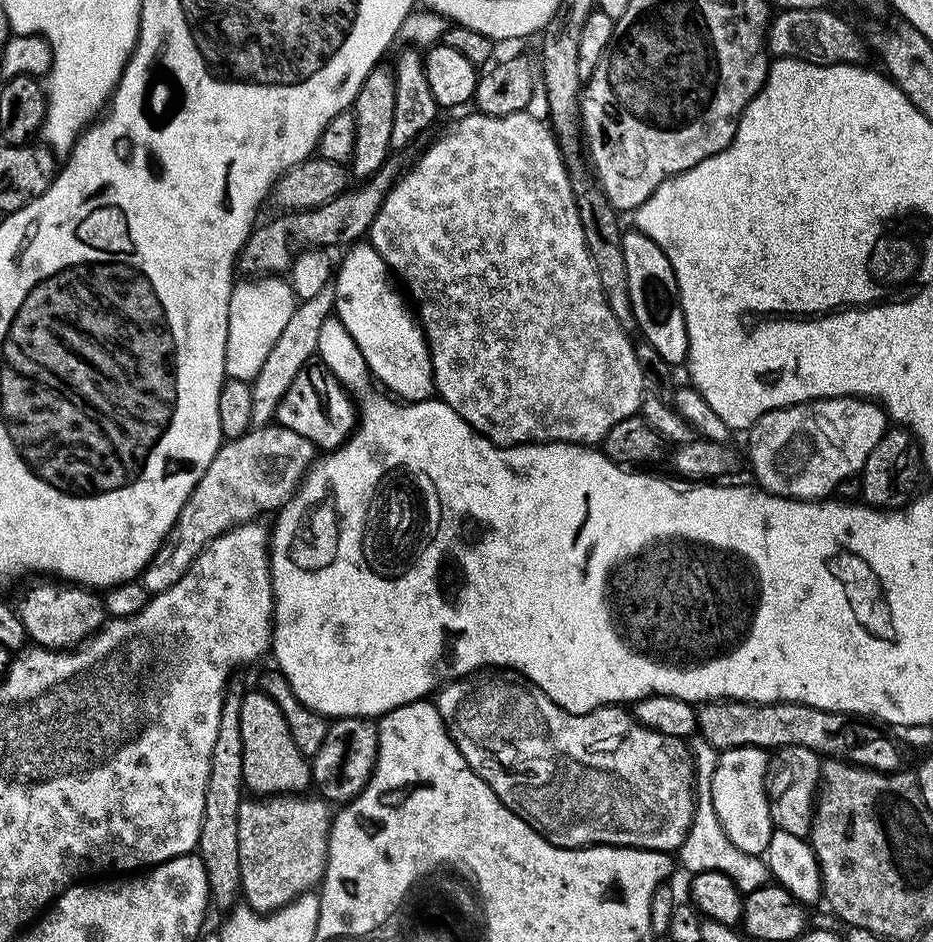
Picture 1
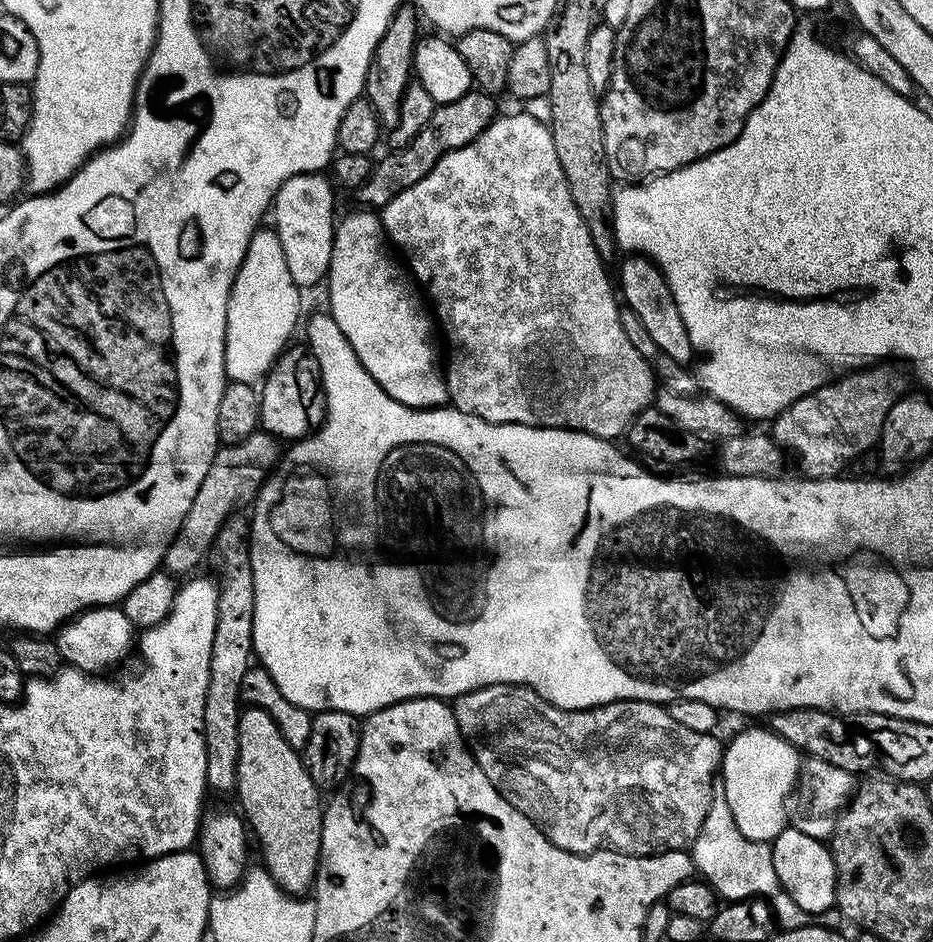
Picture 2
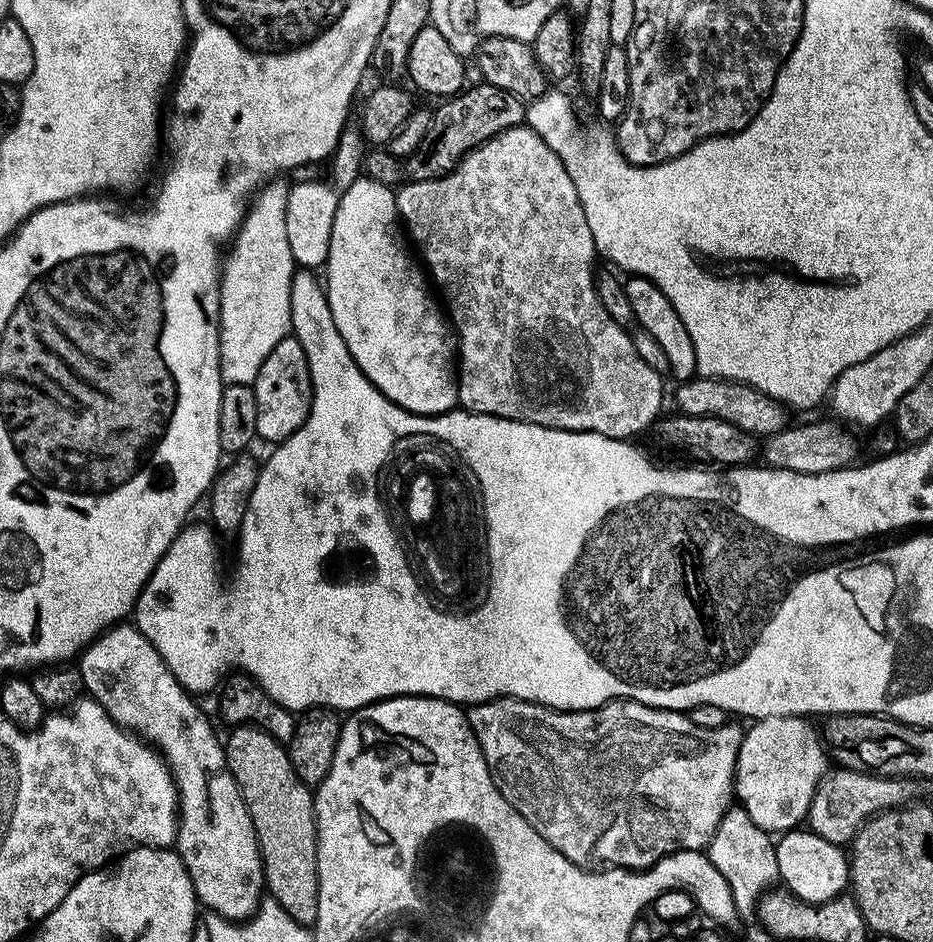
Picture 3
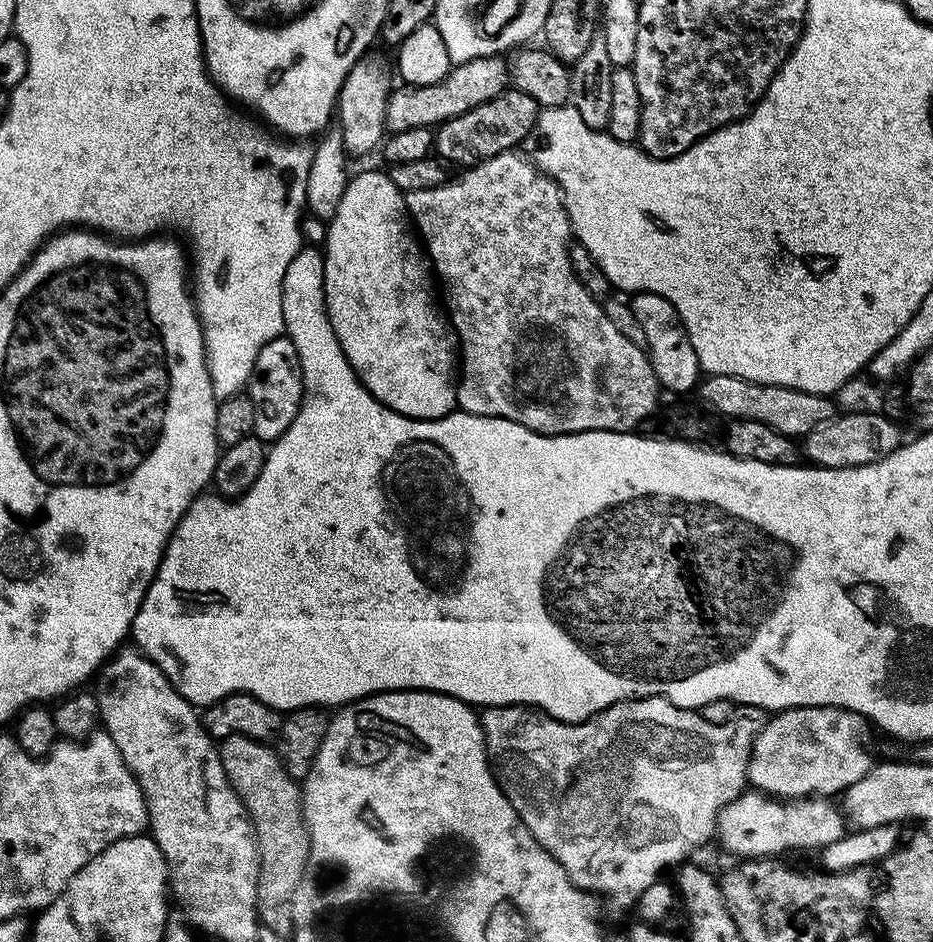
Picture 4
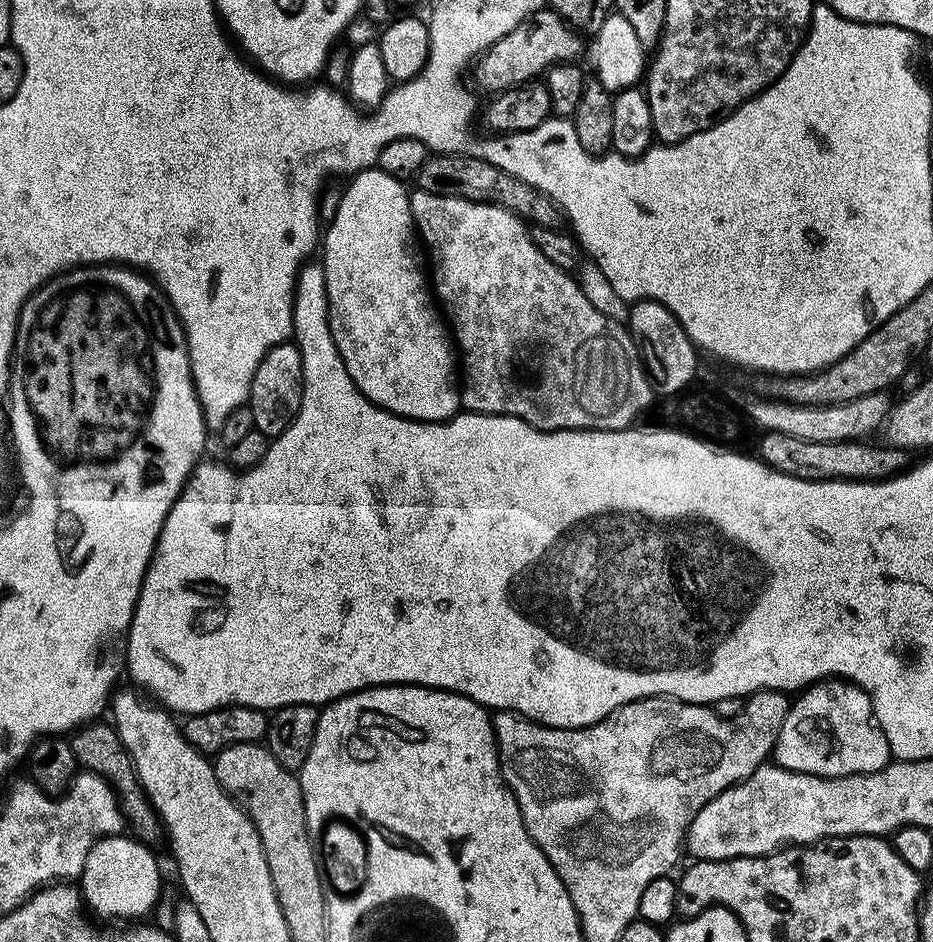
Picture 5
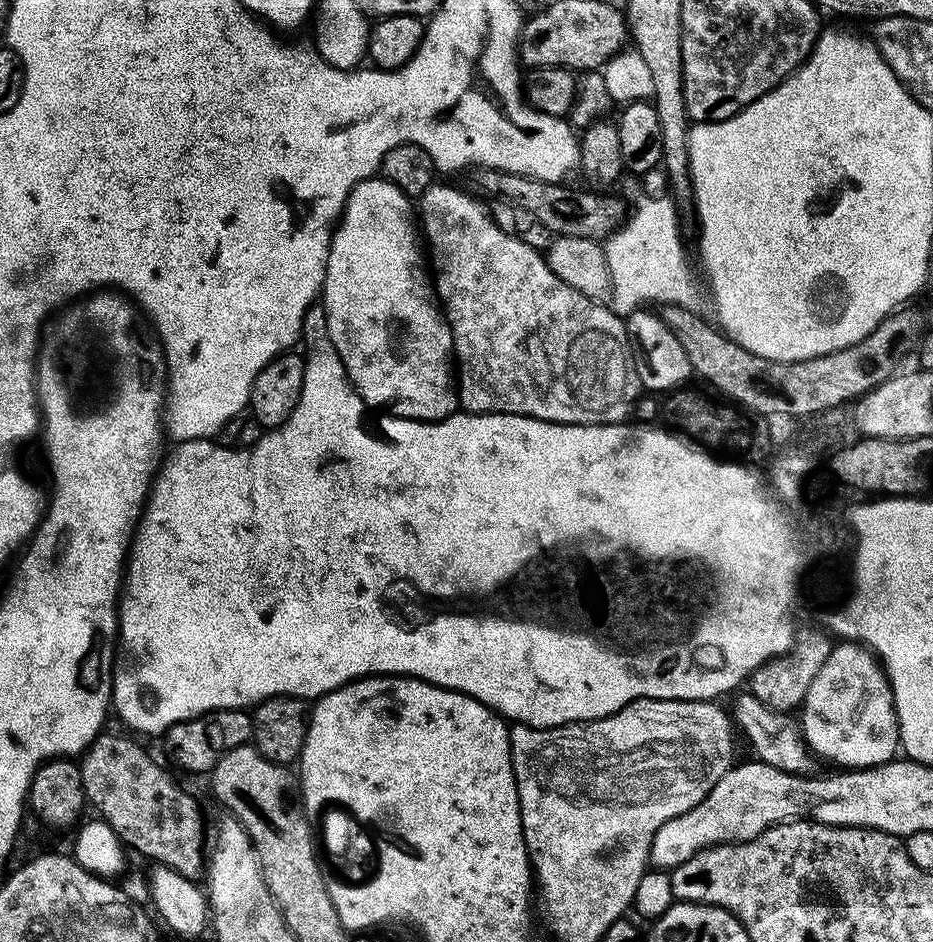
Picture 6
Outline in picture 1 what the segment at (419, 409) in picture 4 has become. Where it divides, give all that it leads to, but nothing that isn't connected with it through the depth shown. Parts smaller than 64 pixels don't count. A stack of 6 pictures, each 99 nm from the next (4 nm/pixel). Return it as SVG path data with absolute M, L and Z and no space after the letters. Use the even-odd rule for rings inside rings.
M357 242L345 252L348 253L341 258L340 264L338 260L338 267L334 272L334 312L339 316L342 326L350 330L350 338L358 342L358 350L362 350L362 358L366 358L369 373L377 381L380 379L389 388L387 391L401 401L433 399L436 383L428 340L424 337L424 329L414 315L409 301L402 295L399 287L396 289L392 285L393 277L387 262L378 254L378 250L374 250L371 242Z

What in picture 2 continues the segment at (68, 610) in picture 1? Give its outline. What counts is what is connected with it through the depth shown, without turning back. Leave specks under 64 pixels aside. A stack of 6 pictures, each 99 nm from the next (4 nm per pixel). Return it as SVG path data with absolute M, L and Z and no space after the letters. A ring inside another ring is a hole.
M123 607L87 608L79 616L73 616L61 624L54 639L65 665L77 668L79 672L100 674L105 671L103 668L112 668L122 663L131 648L133 651L134 626L130 618L126 618Z

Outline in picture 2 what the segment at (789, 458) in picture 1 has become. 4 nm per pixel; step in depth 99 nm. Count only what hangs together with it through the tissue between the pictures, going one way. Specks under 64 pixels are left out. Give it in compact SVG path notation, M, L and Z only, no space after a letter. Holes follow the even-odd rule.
M877 362L871 366L865 366L859 370L849 371L847 374L821 386L818 390L814 390L810 394L806 394L802 398L798 398L798 402L794 402L786 410L782 410L770 424L770 435L785 453L792 454L796 452L796 456L800 459L800 468L805 477L809 480L827 480L836 478L841 475L849 467L853 460L860 458L864 452L871 452L879 445L880 435L882 434L882 422L886 422L886 414L890 414L890 406L894 406L894 402L898 402L900 397L905 395L908 380L895 368L897 365L892 362Z

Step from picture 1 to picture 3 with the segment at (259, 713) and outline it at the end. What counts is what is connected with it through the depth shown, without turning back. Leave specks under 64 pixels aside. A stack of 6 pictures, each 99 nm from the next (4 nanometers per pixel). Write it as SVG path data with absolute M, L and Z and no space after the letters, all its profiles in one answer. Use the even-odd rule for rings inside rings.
M242 724L231 729L232 732L223 741L224 753L226 754L226 762L230 774L234 778L234 782L238 786L238 790L242 794L242 798L246 802L246 810L250 814L250 818L254 822L254 830L256 831L256 845L260 847L260 860L264 863L264 882L266 892L271 899L278 902L278 906L282 906L282 910L286 910L286 914L290 914L290 918L294 918L294 922L305 926L315 925L318 918L318 862L316 861L316 805L314 803L314 792L309 785L302 782L302 778L298 778L298 774L294 774L294 766L288 757L287 747L279 744L274 738L270 738L270 734L266 734L261 728L254 728L251 724Z

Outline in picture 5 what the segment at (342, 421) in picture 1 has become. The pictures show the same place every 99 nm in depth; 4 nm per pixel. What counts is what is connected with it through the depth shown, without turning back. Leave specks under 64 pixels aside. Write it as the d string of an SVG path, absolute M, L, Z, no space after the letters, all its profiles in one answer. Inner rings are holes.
M285 342L274 346L258 362L258 370L254 370L254 378L250 382L250 390L246 407L252 416L252 426L266 437L275 438L282 435L294 422L298 410L302 406L302 354L295 343Z

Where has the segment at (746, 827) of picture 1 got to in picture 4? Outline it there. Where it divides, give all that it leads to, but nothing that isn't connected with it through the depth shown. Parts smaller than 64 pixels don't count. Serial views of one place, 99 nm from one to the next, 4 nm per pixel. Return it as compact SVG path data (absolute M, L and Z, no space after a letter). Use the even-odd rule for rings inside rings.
M796 707L783 709L773 716L776 717L765 723L752 744L748 778L757 791L779 799L830 798L864 778L872 768L874 760L866 746L868 722L858 713L838 707Z

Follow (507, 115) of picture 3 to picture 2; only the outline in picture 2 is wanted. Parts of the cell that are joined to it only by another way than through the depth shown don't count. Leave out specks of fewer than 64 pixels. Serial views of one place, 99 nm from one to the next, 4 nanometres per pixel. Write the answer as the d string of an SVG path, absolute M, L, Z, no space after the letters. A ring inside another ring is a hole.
M473 90L462 94L458 102L438 104L430 122L426 122L424 129L408 145L389 151L389 156L375 161L370 178L366 178L366 182L355 189L354 196L364 203L361 205L365 209L383 210L402 190L426 178L426 174L430 174L430 170L445 152L453 152L466 146L472 140L476 140L478 134L482 134L482 130L489 128L498 115L496 100L495 95Z

